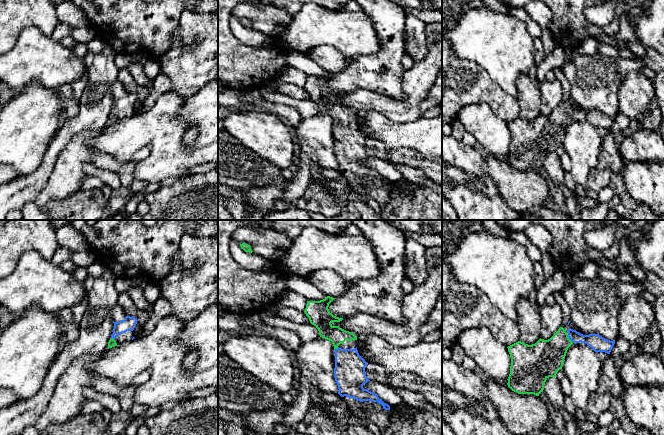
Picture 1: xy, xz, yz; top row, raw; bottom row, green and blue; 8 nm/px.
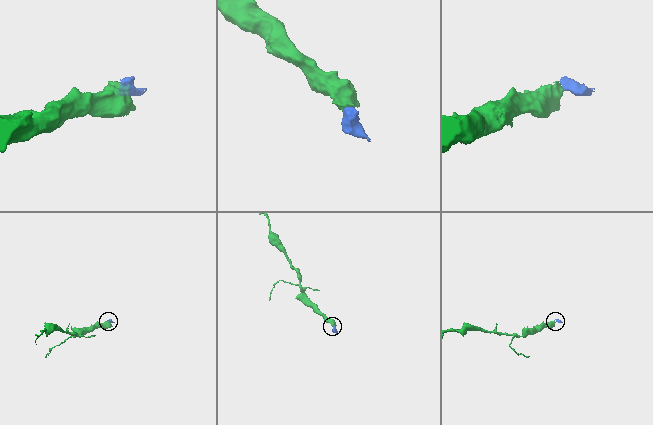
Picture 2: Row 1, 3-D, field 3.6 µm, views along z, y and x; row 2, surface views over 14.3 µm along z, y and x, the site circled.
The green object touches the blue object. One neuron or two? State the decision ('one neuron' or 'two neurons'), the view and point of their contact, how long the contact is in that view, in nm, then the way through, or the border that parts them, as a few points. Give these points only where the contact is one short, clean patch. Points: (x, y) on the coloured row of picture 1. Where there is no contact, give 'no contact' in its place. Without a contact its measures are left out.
one neuron | yz (568, 338) | 90 nm | across yz (545, 358), (562, 341), (568, 338), (585, 338), (595, 341)

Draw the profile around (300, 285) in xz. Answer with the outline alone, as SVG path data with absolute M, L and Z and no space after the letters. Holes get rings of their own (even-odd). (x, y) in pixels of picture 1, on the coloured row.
M290 275L288 289L304 296L308 301L320 301L327 297L319 288L304 277Z

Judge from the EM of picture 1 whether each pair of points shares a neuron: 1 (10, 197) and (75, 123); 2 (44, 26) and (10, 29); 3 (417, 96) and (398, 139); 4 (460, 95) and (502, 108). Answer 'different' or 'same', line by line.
1: same
2: same
3: different
4: same

